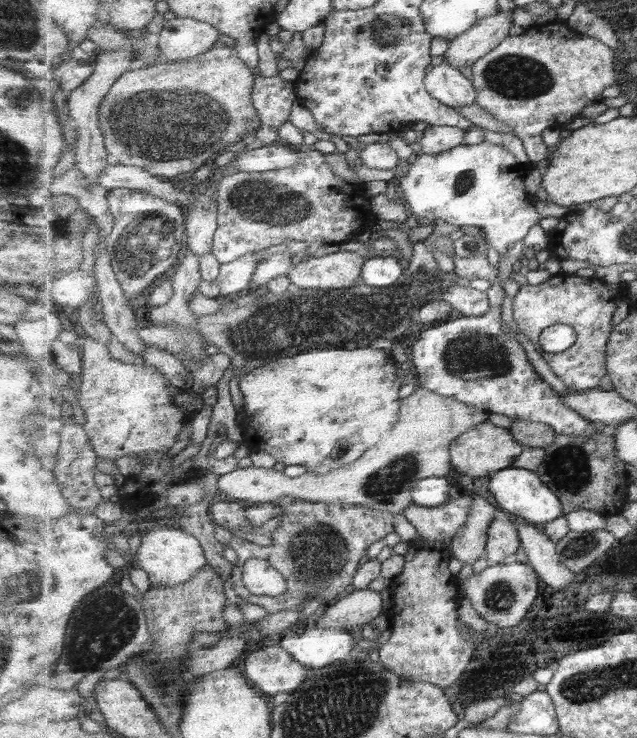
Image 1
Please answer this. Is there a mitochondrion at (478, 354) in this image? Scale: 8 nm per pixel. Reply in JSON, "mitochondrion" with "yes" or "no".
{"mitochondrion":"yes"}

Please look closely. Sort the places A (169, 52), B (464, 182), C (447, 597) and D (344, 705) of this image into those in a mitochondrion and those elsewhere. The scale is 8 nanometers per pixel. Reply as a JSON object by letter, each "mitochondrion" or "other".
{"A":"other","B":"mitochondrion","C":"other","D":"mitochondrion"}

